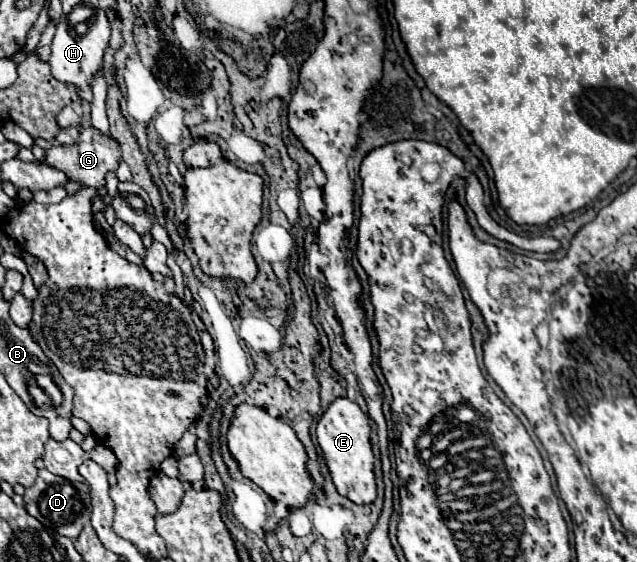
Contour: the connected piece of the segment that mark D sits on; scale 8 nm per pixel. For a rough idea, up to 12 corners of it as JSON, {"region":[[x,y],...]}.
{"region":[[45,468],[25,490],[43,526],[75,540],[91,518],[89,486]]}

